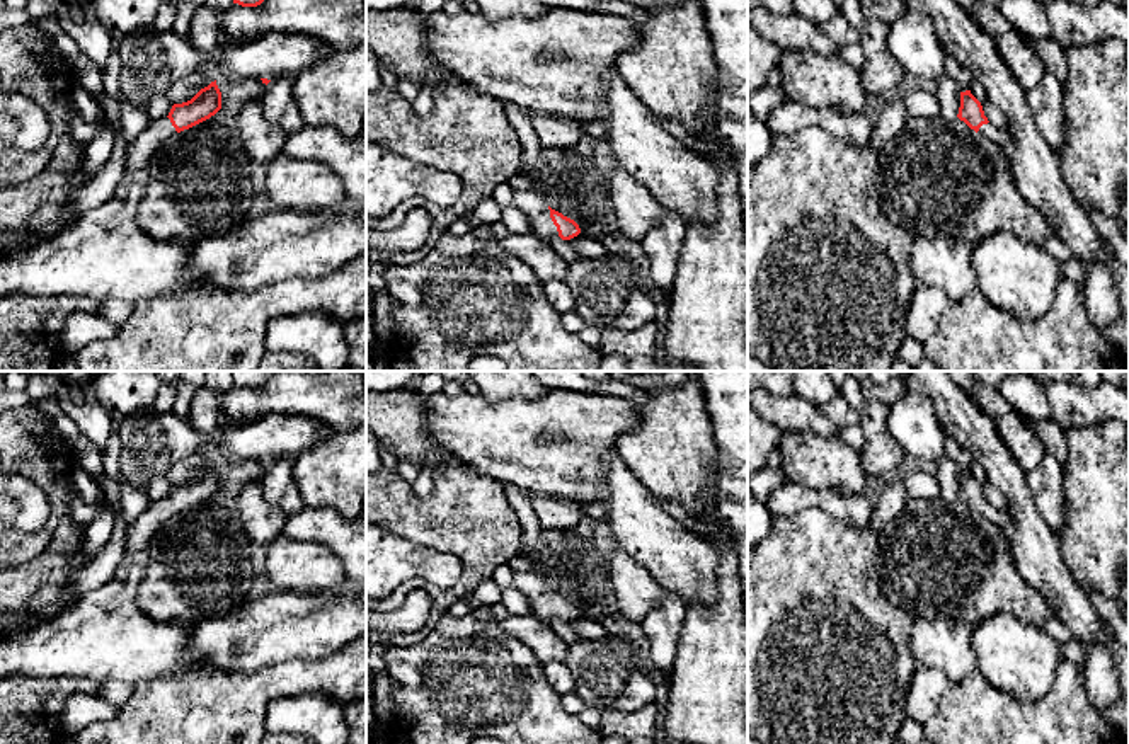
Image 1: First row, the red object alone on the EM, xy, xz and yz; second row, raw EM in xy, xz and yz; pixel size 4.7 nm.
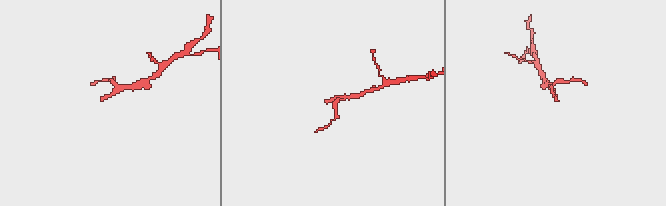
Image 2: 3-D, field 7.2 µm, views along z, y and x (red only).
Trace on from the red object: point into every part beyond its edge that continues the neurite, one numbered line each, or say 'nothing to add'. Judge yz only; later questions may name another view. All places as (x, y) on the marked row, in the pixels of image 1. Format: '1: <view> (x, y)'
1: yz (990, 131)

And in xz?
1: xz (535, 206)

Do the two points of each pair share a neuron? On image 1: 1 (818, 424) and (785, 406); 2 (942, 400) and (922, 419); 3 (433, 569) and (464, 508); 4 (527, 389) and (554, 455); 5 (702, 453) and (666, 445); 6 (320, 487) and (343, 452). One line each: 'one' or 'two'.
1: one
2: two
3: two
4: two
5: one
6: one

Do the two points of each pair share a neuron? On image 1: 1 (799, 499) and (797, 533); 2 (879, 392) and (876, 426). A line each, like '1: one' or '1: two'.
1: two
2: two

